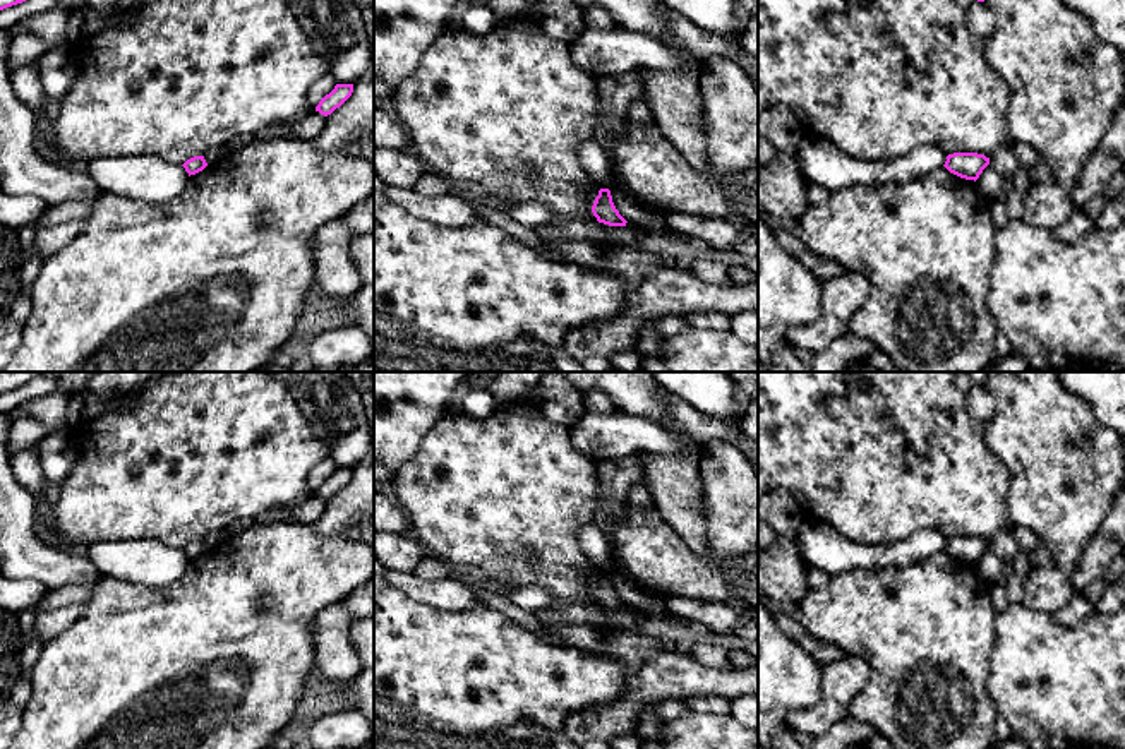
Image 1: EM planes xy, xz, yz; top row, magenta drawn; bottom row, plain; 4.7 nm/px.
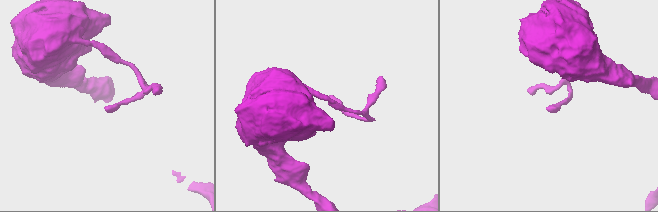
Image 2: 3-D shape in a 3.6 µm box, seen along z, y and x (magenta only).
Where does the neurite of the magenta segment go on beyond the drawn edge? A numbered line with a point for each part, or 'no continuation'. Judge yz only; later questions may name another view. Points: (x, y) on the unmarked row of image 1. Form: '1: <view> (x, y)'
no continuation

